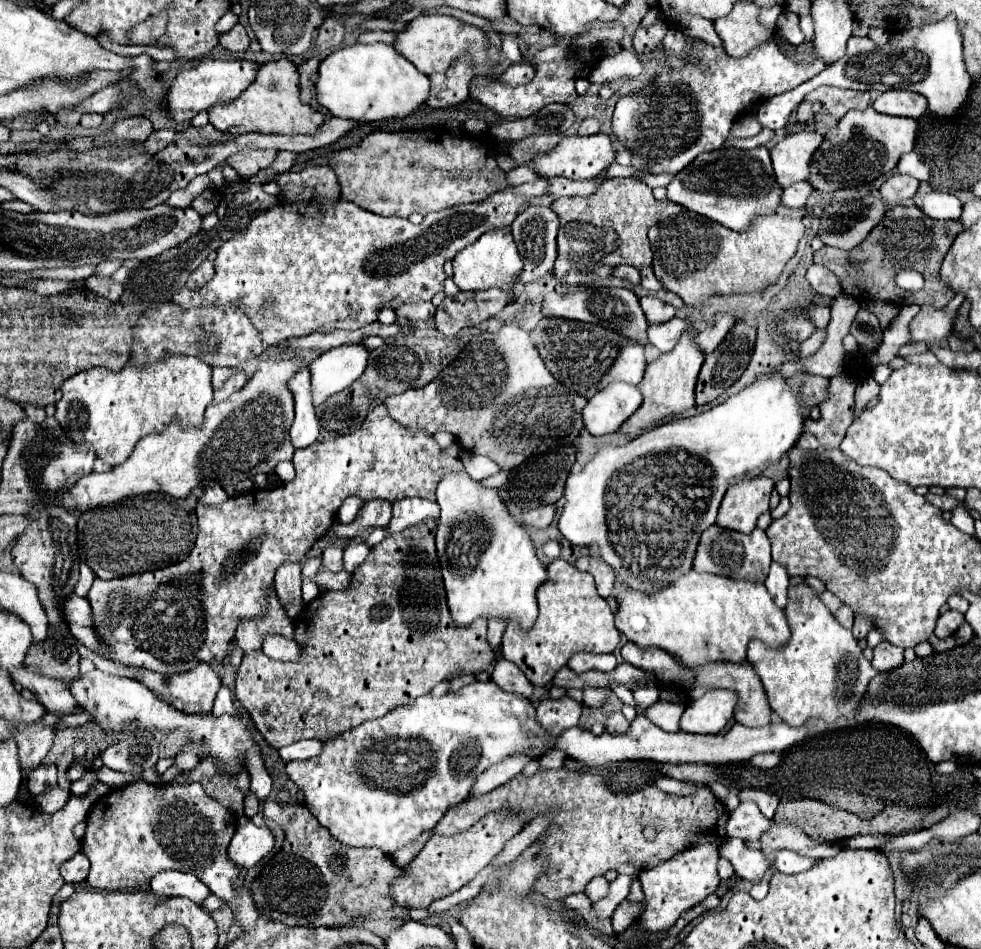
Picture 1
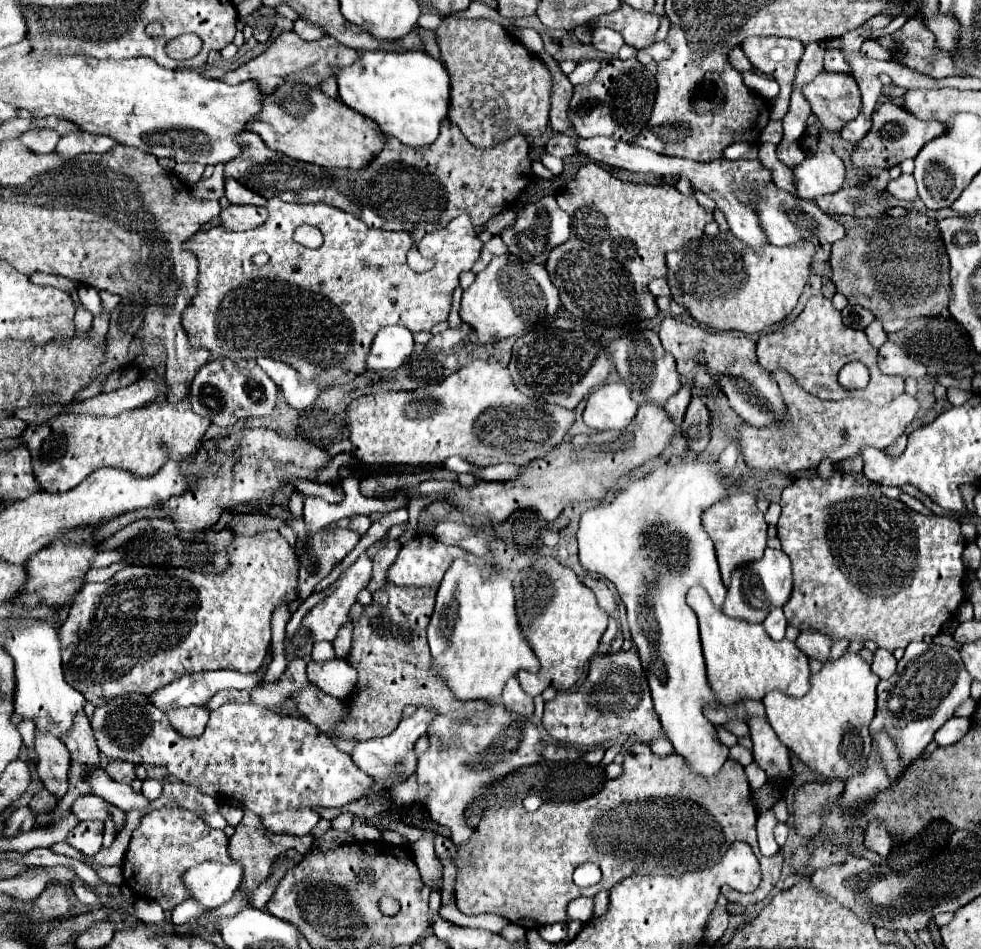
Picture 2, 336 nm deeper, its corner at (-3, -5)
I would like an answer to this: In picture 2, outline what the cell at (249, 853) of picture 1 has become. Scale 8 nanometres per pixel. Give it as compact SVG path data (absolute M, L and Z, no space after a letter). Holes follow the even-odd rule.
M203 863L187 869L183 873L183 885L187 887L191 899L199 901L205 909L215 909L227 903L241 883L243 867L239 863L219 865Z

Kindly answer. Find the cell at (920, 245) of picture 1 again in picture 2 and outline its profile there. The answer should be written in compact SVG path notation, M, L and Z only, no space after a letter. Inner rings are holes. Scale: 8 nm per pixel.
M919 213L905 217L859 219L831 215L845 227L845 237L833 243L833 283L849 303L867 307L877 319L933 317L947 309L951 297L949 257L935 219Z

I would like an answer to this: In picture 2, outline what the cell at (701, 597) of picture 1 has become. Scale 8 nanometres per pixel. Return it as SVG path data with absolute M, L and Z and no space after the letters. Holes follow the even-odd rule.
M703 587L689 589L687 605L699 617L707 677L723 705L737 705L745 699L763 699L769 691L781 691L789 697L803 697L809 691L809 659L793 641L771 641L761 623L727 617L721 609L711 605L711 597Z

